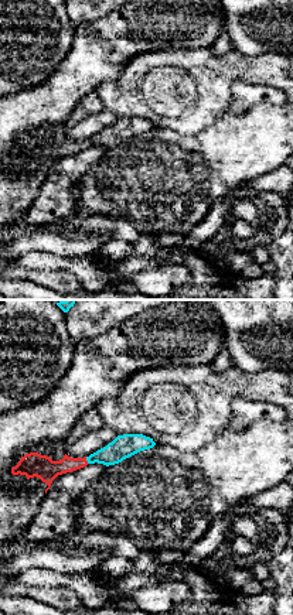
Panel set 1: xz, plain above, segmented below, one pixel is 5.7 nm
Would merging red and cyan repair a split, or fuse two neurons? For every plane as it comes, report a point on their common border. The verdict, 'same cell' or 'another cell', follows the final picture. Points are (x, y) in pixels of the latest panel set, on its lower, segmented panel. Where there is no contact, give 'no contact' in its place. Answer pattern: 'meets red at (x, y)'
meets red at (85, 460)

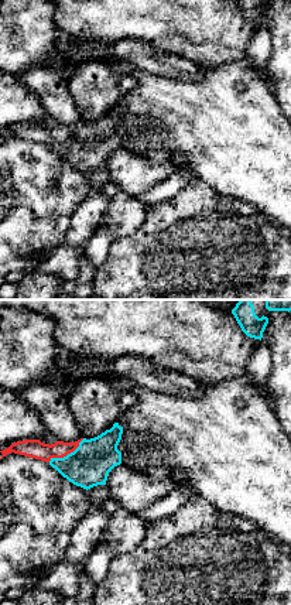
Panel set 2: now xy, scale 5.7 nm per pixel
meets red at (67, 454)

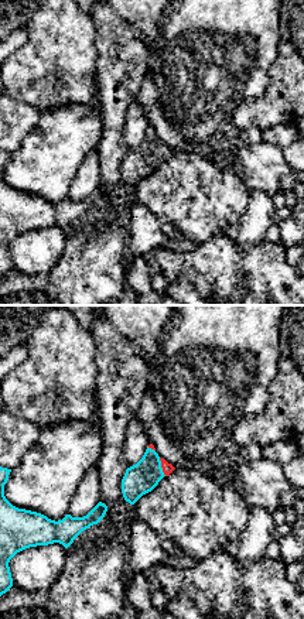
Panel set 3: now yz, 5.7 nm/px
meets red at (161, 467)

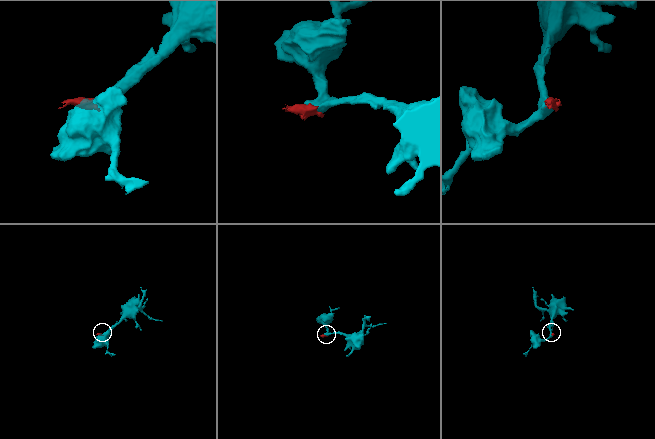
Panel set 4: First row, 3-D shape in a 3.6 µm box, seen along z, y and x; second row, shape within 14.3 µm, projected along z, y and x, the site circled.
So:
same cell

